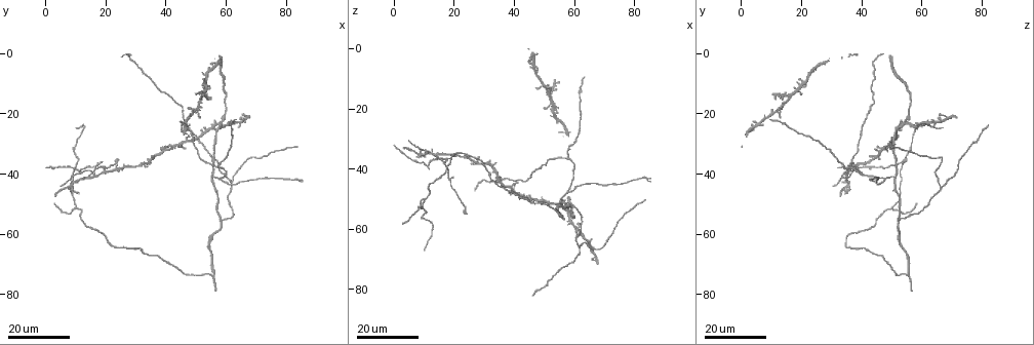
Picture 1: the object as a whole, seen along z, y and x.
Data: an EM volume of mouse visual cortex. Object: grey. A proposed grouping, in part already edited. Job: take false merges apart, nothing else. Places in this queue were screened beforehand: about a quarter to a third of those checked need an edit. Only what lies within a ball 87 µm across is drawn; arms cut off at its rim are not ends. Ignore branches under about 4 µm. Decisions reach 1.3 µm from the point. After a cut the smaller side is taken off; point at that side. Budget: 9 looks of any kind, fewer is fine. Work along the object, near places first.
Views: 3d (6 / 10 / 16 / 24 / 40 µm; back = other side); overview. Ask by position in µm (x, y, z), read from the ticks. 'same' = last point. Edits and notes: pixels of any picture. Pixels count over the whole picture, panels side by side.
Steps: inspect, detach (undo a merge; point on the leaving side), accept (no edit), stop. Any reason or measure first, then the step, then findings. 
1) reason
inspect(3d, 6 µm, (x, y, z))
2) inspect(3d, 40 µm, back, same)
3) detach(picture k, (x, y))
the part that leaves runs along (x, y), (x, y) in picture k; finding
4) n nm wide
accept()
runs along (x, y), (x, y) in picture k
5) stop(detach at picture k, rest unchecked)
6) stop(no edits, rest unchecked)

branch point
inspect(3d, 16 µm, (11, 51, 50))

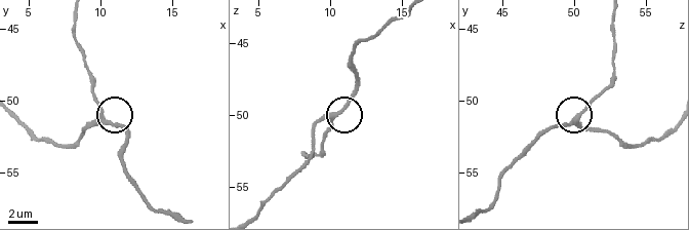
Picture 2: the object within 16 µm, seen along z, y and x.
inspect(3d, 6 µm, (10.0, 51.0, 50.6))

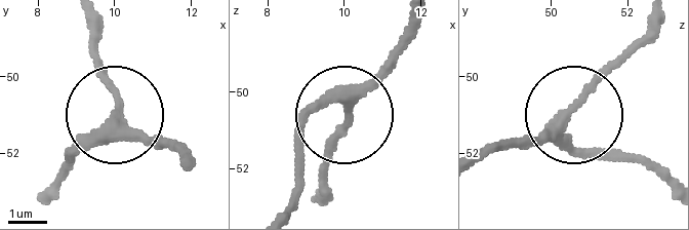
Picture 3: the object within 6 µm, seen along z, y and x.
from behind
inspect(3d, 6 µm, back, (10.10, 51.00, 50.40))

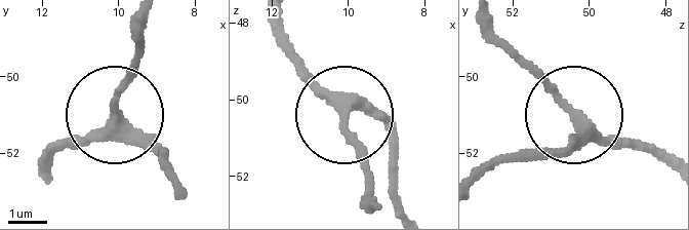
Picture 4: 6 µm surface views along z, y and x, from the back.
260 nm wide
accept()
runs along (280, 17), (286, 47), (338, 106), (378, 116), (394, 161) in picture 4; continuous, no second neuron

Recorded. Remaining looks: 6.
two arms in line, one across
inspect(3d, 16 µm, (58, 41, 48))

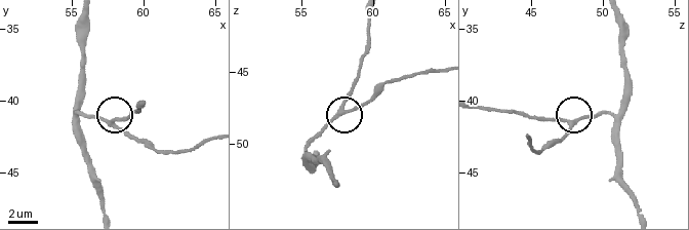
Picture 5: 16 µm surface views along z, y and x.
inspect(3d, 6 µm, (58.0, 41.8, 47.6))

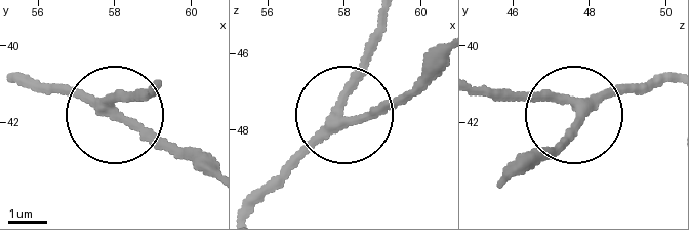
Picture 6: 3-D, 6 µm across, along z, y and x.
inspect(3d, 6 µm, back, (57.95, 41.75, 47.75))

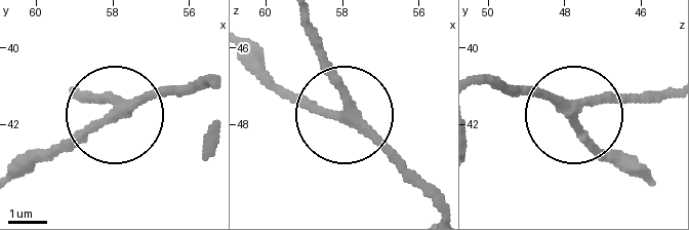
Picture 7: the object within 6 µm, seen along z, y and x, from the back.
240 nm wide
accept()
runs along (436, 207), (358, 129), (298, 103), (253, 64) in picture 7; continuous, no second neuron

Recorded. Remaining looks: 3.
thin neck
inspect(3d, 24 µm, (41, 14, 44))

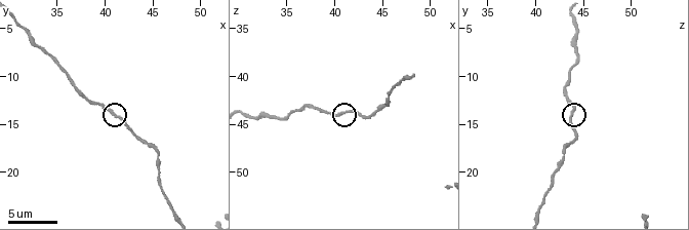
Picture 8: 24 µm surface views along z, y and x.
inspect(3d, 6 µm, (41.0, 14.2, 43.8))

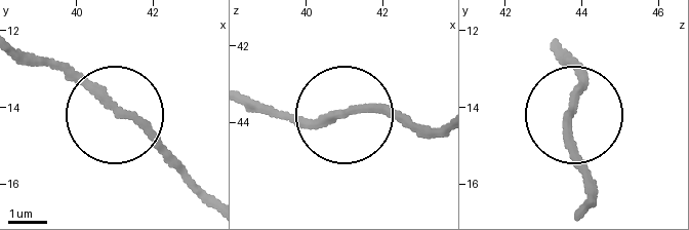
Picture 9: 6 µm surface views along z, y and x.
accept()
runs along (211, 200), (47, 60) in picture 9; one neuron here

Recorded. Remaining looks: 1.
stop(no edits, rest unchecked)

